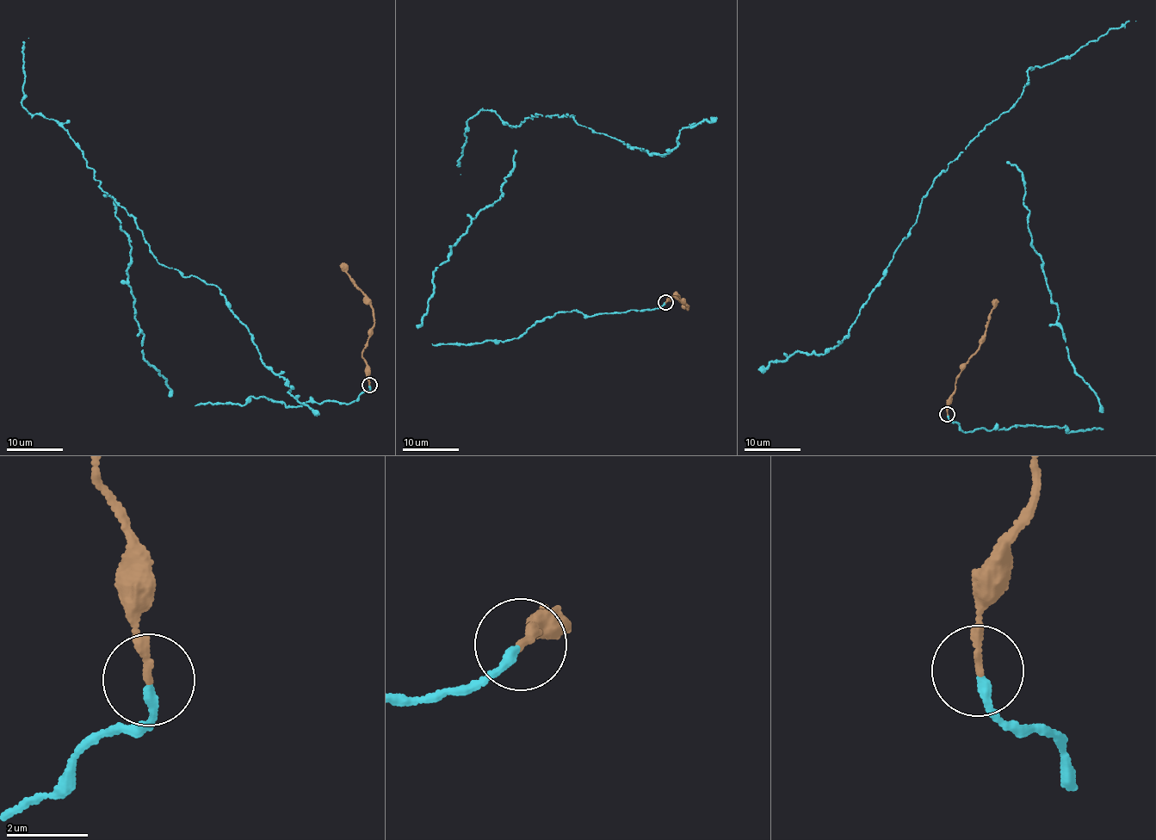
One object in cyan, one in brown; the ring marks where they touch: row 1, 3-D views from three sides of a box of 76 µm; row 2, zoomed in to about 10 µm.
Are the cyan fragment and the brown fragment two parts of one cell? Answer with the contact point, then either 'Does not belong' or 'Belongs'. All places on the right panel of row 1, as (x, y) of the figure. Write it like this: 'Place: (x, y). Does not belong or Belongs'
Place: (947, 414). Belongs

